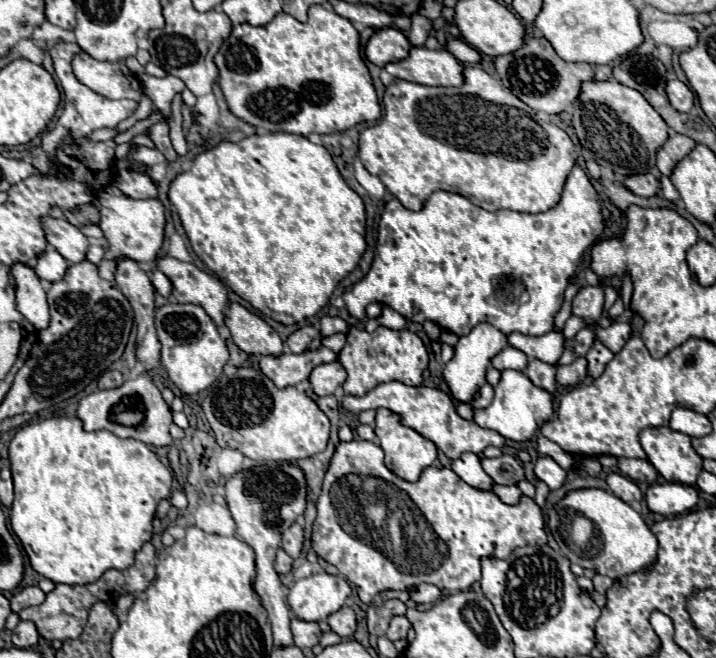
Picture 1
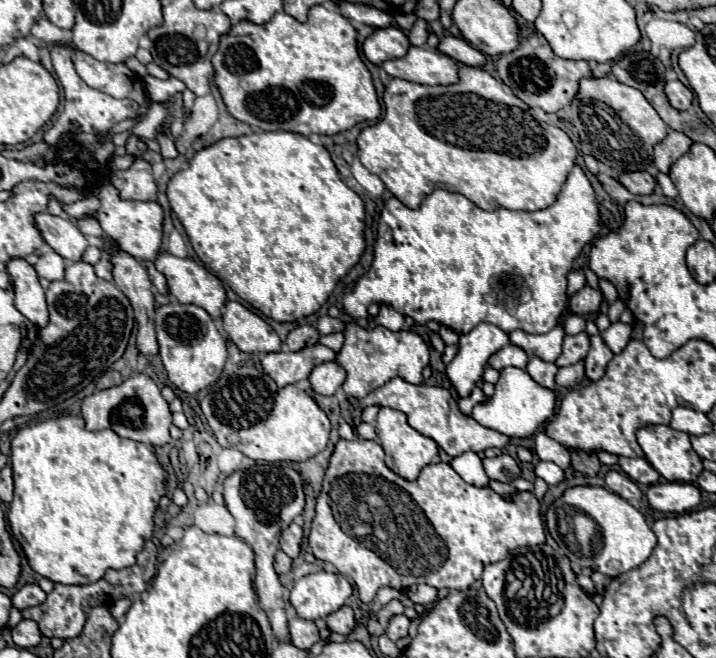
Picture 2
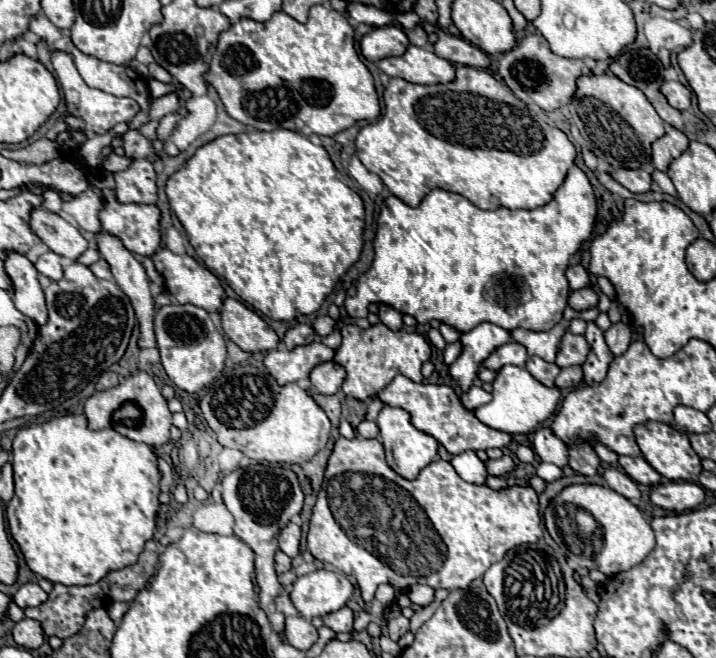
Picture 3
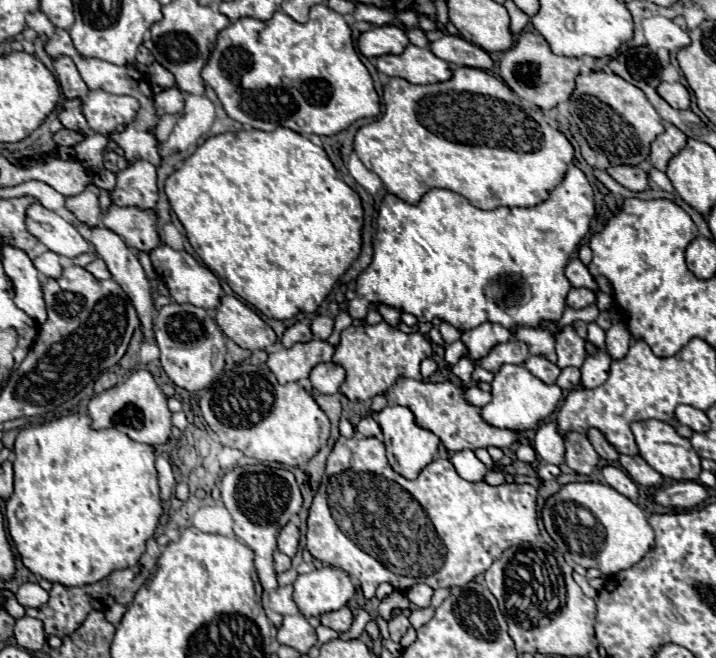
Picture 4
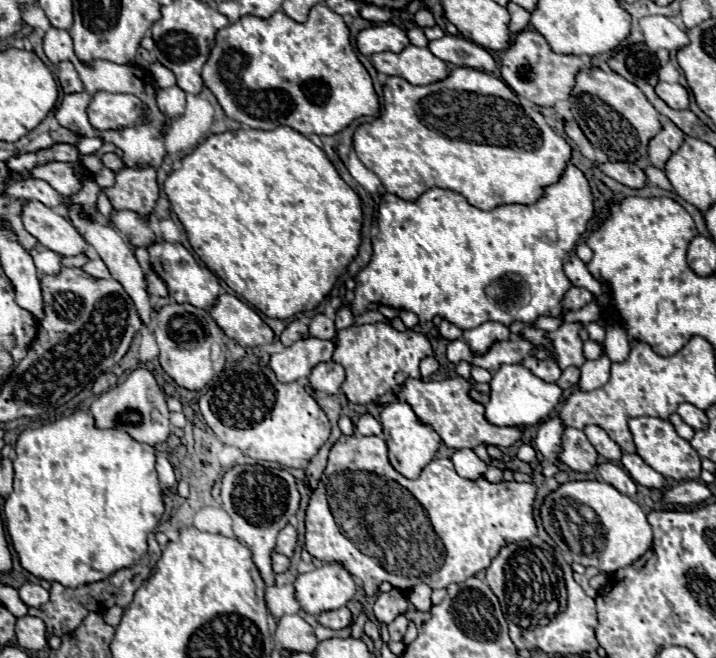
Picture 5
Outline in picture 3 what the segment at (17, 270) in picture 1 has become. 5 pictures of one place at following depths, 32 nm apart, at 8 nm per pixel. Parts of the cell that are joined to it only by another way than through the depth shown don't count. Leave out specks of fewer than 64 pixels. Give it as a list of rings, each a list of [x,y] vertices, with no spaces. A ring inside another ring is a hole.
[[[8,252],[4,260],[6,274],[12,278],[14,284],[14,304],[20,312],[24,312],[28,318],[32,318],[36,324],[46,324],[46,304],[44,304],[44,292],[38,282],[38,272],[34,264],[20,252]]]

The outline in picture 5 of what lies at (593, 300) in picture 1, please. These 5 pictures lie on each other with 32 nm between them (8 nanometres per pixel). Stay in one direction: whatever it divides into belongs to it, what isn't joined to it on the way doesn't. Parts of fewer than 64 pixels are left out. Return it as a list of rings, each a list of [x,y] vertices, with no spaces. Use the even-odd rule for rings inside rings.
[[[572,286],[564,298],[562,298],[562,316],[568,312],[568,310],[580,310],[584,304],[592,302],[594,296],[586,290],[586,288],[578,288],[578,286]]]

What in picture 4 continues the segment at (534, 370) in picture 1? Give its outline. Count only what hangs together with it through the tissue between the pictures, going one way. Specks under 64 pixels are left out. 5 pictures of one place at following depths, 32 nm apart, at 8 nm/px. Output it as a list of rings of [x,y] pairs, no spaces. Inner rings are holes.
[[[530,356],[530,358],[524,362],[524,366],[526,366],[536,378],[540,378],[540,380],[546,382],[546,384],[554,384],[556,378],[560,376],[560,368],[558,368],[554,362],[542,358],[542,356]]]

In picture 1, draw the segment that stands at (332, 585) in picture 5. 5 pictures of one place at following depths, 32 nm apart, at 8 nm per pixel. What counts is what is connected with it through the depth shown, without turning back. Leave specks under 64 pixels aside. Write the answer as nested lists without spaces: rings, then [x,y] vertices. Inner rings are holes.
[[[326,572],[306,576],[298,580],[288,594],[288,604],[298,618],[318,622],[340,610],[350,596],[350,584]]]

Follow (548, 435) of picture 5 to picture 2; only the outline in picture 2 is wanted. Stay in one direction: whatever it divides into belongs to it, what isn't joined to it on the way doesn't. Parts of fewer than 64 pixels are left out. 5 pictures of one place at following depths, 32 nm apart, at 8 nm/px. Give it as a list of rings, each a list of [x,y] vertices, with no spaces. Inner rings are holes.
[[[544,430],[534,436],[534,444],[536,444],[536,454],[540,456],[540,460],[550,460],[550,462],[558,464],[560,468],[570,466],[570,450],[564,448],[554,438],[550,438]]]

